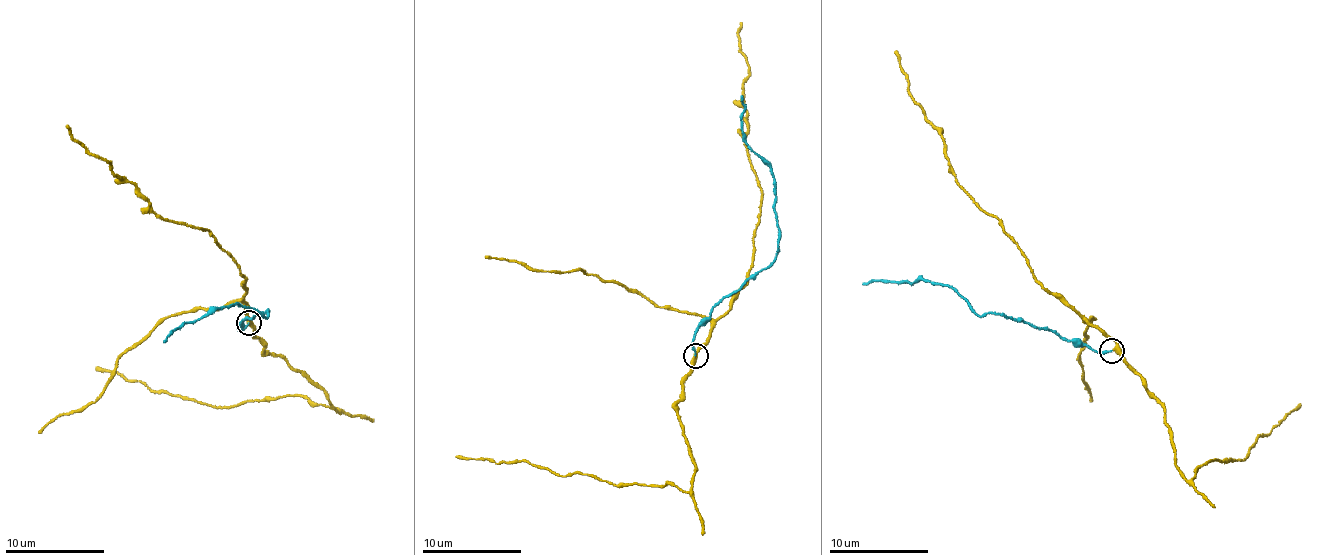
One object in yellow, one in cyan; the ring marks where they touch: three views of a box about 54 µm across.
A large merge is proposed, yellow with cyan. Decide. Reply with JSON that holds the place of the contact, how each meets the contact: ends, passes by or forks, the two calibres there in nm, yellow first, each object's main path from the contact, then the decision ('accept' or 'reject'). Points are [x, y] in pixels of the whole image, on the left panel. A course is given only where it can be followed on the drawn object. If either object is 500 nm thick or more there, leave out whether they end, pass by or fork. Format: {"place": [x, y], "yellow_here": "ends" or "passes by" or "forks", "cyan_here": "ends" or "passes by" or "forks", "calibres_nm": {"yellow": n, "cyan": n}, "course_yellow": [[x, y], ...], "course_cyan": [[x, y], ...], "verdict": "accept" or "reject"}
{"place": [249, 323], "yellow_here": "passes by", "cyan_here": "ends", "calibres_nm": {"yellow": 320, "cyan": 150}, "course_yellow": [[248, 321], [267, 349], [337, 411], [293, 395], [234, 407], [205, 404], [97, 367]], "course_cyan": [[249, 322], [237, 330], [245, 319], [267, 310], [268, 317], [239, 304], [224, 306], [181, 326], [165, 343]], "verdict": "accept"}

